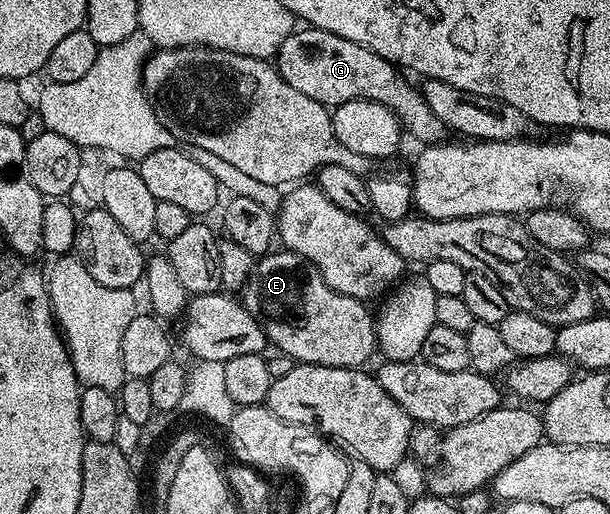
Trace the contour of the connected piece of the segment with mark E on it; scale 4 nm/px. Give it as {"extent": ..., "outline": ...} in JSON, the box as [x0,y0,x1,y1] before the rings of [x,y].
{"extent":[241,249,377,367],"outline":[[[275,249],[270,253],[262,256],[256,262],[253,273],[247,278],[247,284],[243,286],[241,292],[241,302],[243,308],[248,311],[261,325],[261,329],[267,334],[267,342],[276,352],[289,356],[295,363],[312,363],[313,365],[329,365],[330,367],[358,367],[364,366],[363,362],[370,357],[371,354],[375,355],[377,351],[376,336],[375,336],[375,322],[372,312],[367,312],[368,304],[361,299],[354,299],[345,293],[337,293],[337,289],[333,289],[330,285],[323,280],[319,270],[316,267],[302,259],[297,253],[288,251],[286,249]]]}

